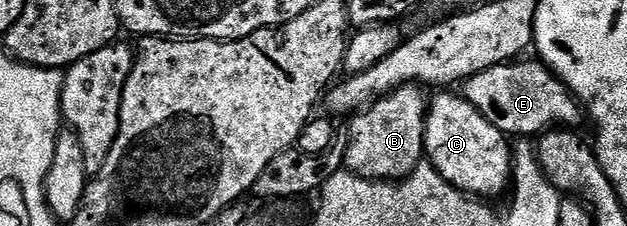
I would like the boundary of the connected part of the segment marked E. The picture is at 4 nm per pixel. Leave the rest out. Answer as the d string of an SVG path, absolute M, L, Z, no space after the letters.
M517 59L512 63L496 65L479 75L467 78L463 82L463 95L469 100L471 107L479 110L483 119L487 119L495 127L499 127L499 131L506 135L514 135L513 133L540 135L558 127L577 127L581 117L583 121L583 110L581 104L577 102L577 98L546 65L541 64L540 60L525 60Z

